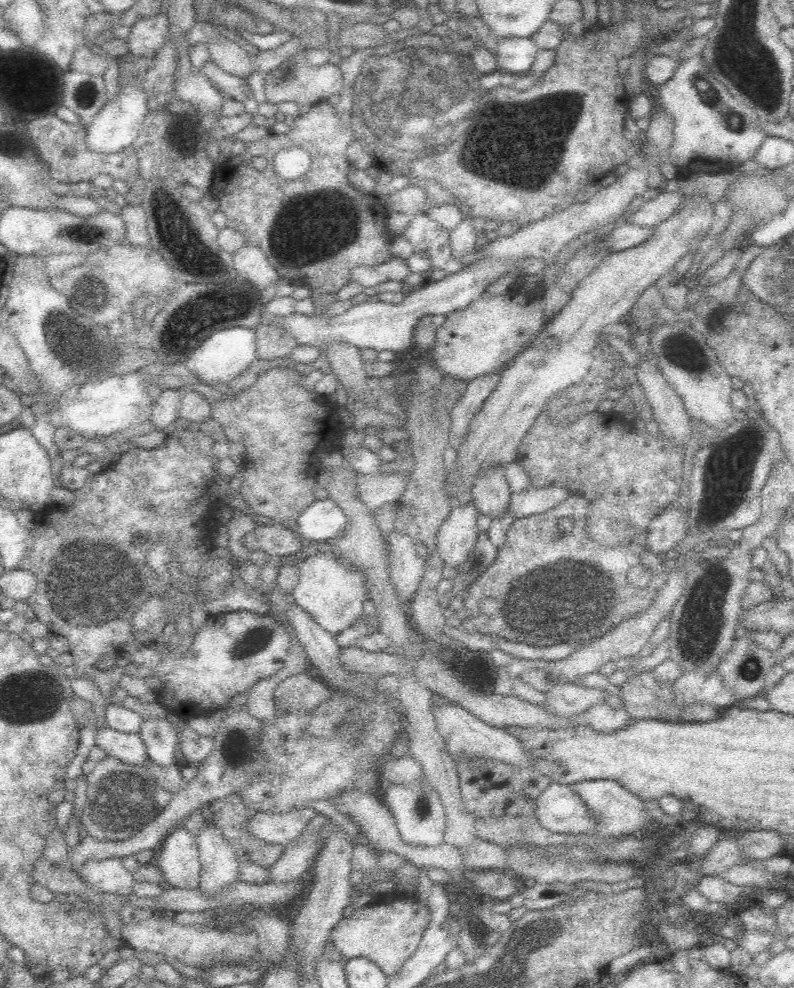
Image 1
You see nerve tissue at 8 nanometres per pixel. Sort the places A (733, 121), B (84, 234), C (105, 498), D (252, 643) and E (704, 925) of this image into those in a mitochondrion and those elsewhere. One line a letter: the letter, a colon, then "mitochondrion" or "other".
A: mitochondrion
B: mitochondrion
C: other
D: mitochondrion
E: other

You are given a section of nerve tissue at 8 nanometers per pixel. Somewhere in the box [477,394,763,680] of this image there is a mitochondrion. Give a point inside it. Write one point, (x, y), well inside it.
(566, 600)

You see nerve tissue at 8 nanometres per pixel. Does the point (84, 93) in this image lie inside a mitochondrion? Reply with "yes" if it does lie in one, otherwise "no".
yes

